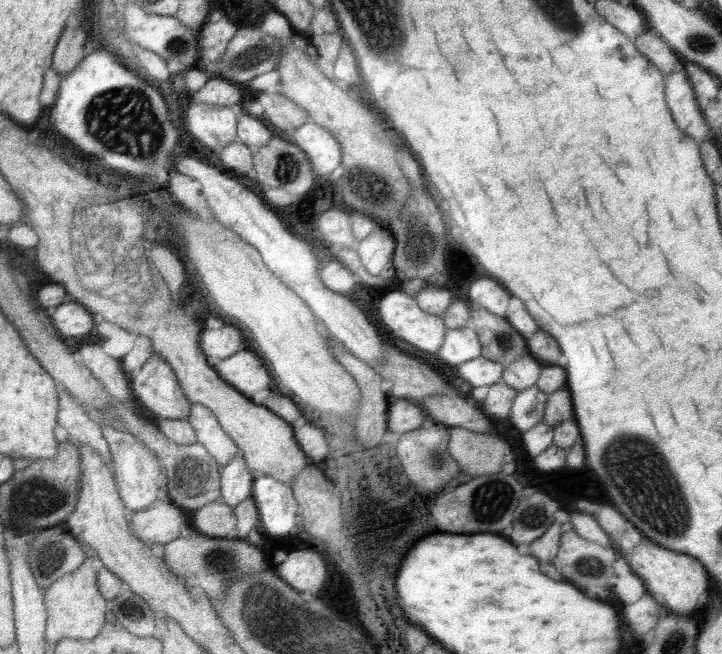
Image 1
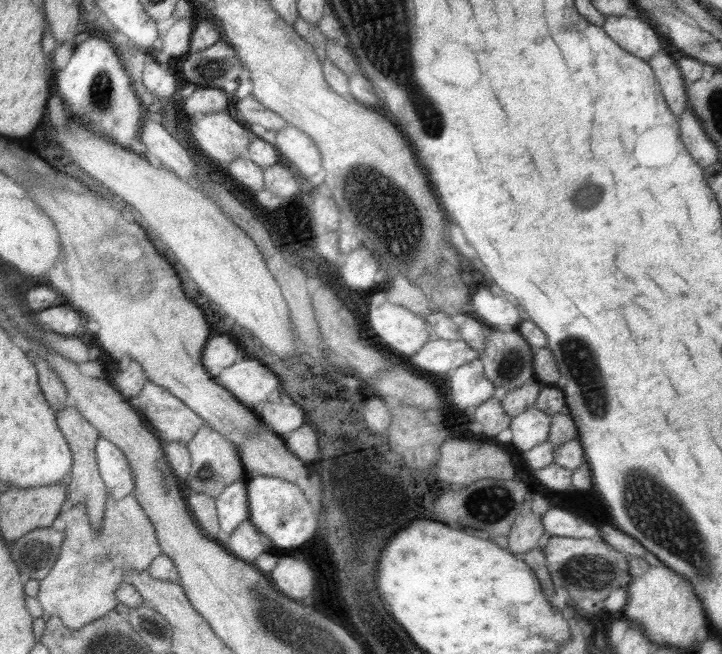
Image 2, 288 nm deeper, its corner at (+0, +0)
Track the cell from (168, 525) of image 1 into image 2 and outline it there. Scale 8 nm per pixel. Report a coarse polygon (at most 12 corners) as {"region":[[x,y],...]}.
{"region":[[133,494],[61,512],[65,540],[37,602],[79,630],[119,606],[123,568],[159,548]]}

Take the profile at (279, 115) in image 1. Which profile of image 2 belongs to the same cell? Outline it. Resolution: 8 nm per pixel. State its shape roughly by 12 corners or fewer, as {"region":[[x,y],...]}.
{"region":[[251,94],[235,104],[235,120],[247,128],[279,130],[285,120]]}

